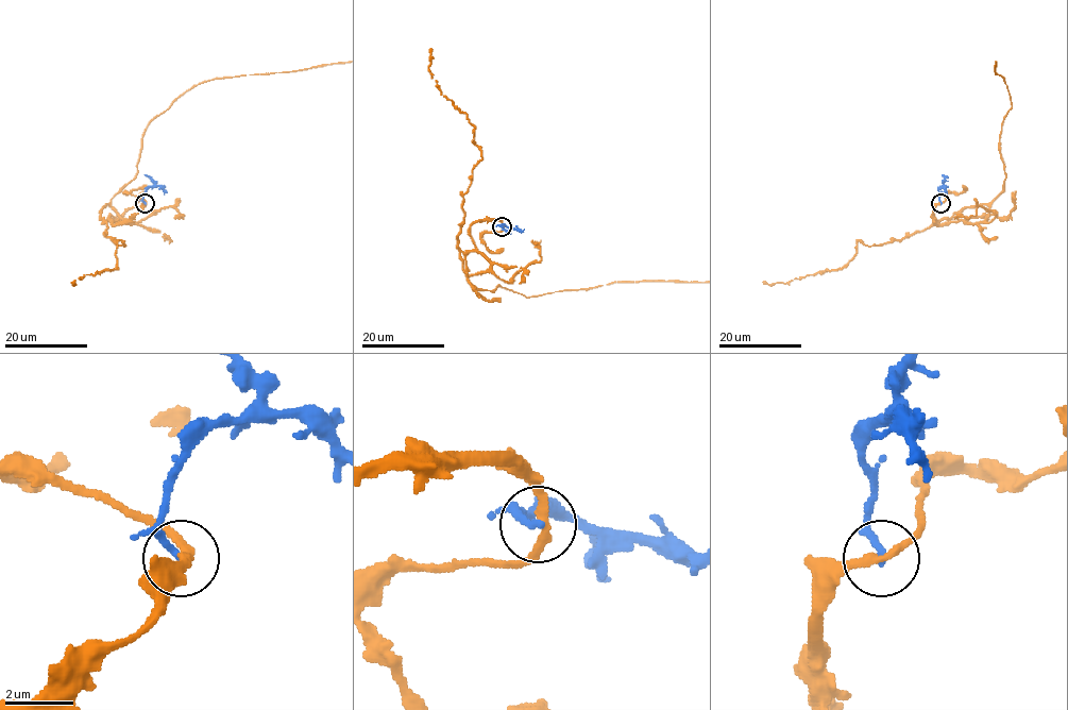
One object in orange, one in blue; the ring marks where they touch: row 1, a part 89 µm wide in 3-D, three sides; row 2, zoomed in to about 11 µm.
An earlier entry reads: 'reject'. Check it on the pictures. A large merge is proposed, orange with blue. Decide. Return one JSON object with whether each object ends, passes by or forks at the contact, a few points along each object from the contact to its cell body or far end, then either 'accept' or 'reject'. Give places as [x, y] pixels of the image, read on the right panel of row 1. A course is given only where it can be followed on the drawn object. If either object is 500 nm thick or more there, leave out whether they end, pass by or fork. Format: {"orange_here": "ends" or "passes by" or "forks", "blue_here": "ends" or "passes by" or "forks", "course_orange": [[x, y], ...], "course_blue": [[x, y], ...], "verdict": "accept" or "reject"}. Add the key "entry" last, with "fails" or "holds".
{"orange_here": "passes by", "blue_here": "ends", "course_blue": [[941, 203], [938, 189], [943, 186], [943, 192]], "verdict": "reject", "entry": "holds"}

